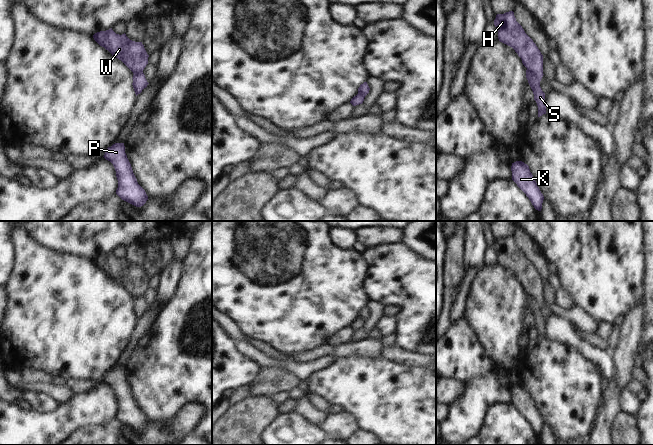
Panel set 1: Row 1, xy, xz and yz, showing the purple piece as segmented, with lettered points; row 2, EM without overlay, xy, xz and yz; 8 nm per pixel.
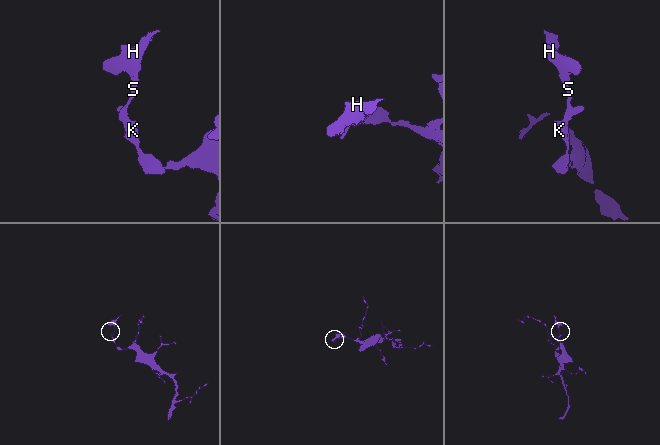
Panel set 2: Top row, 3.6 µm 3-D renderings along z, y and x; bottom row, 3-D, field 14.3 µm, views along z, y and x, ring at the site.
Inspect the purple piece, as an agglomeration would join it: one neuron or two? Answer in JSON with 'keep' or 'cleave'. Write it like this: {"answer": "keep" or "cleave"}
{"answer": "cleave"}

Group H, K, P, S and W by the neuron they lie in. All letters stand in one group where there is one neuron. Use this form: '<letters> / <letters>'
H W / K P S

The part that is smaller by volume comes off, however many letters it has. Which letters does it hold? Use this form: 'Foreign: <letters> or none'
Foreign: H, W

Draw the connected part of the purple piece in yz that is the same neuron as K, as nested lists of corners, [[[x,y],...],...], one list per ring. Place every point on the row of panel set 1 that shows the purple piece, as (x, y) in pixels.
[[[522,161],[512,163],[512,180],[526,194],[534,208],[538,211],[542,209],[544,196],[541,193],[529,166]]]

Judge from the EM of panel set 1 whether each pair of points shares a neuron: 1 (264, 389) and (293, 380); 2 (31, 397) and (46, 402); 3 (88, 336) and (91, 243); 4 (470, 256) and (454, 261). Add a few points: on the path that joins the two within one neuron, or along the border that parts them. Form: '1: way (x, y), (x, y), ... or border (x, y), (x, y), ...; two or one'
1: way (271, 382), (273, 380), (286, 380); one
2: way (35, 399), (42, 402); one
3: border (67, 253), (92, 260); two
4: border (464, 234), (464, 260), (467, 271); two

